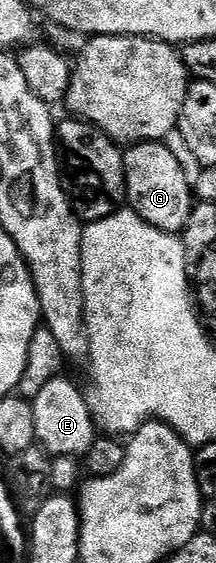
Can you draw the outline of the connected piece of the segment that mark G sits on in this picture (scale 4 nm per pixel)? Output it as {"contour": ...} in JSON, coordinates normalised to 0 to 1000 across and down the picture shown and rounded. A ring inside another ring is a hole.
{"contour":[[[764,250],[625,254],[574,270],[588,307],[588,368],[681,400],[833,419],[903,366],[903,332],[838,282]]]}

